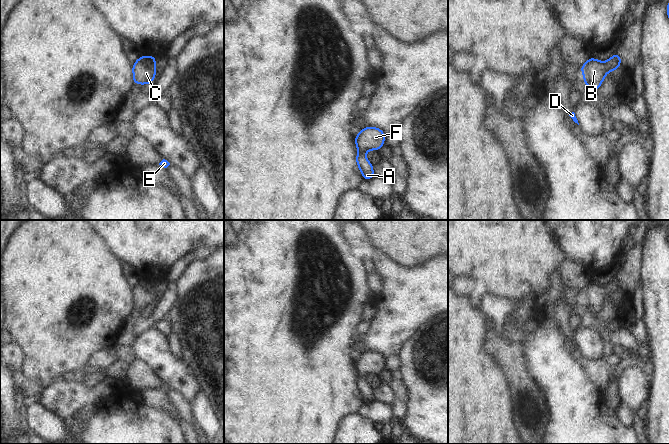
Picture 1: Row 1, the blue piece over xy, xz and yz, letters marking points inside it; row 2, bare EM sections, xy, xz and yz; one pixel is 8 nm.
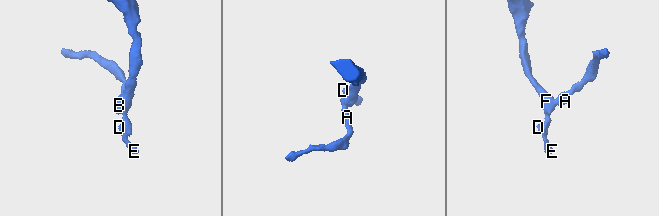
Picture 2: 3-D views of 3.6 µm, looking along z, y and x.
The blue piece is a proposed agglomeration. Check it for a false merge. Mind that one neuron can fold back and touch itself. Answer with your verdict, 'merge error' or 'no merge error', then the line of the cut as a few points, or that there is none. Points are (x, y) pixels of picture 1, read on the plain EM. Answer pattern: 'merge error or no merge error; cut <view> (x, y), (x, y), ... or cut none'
no merge error; cut none

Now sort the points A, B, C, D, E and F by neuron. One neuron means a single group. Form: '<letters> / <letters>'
A B C D E F

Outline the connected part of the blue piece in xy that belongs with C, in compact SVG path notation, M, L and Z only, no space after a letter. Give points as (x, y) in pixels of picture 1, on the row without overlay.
M141 278L138 284L132 289L133 293L133 307L142 308L152 308L155 300L156 280L147 280Z

